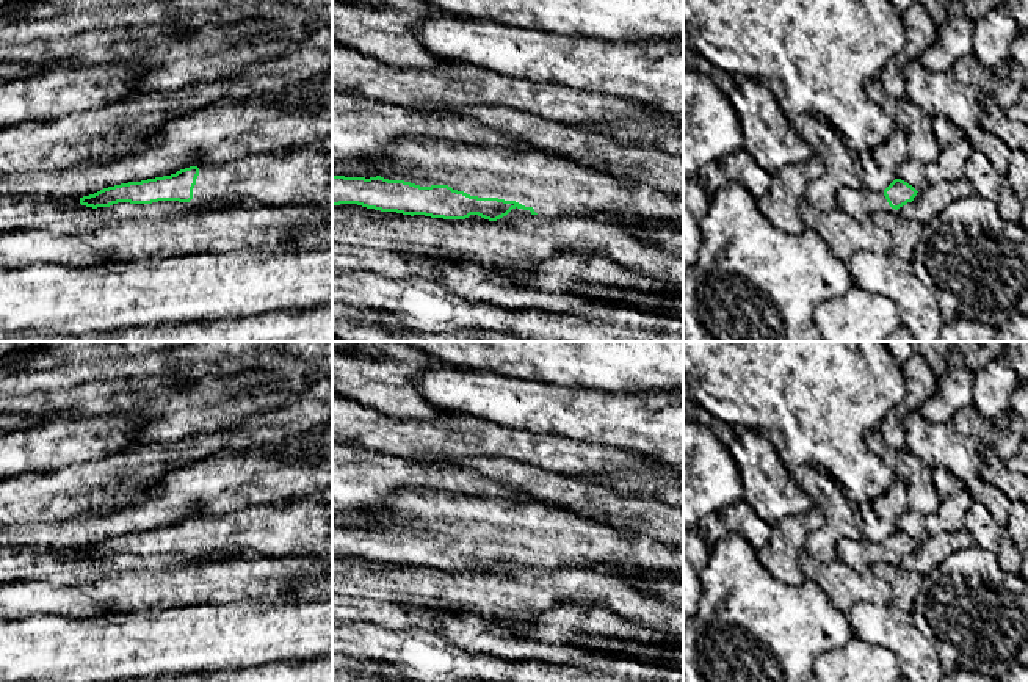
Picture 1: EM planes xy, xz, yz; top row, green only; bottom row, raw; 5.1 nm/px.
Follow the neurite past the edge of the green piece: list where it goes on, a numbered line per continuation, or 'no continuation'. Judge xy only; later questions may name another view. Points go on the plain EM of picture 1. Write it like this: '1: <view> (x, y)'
1: xy (301, 529)

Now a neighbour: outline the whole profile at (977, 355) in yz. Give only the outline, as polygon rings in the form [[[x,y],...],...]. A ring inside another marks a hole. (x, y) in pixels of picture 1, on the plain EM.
[[[953,342],[953,348],[965,357],[975,373],[989,361],[1004,357],[1008,353],[1006,342]]]

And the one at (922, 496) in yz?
[[[879,428],[867,431],[863,439],[867,447],[904,483],[910,510],[925,517],[939,511],[943,497],[932,481],[932,469],[920,459],[915,450],[889,447]]]

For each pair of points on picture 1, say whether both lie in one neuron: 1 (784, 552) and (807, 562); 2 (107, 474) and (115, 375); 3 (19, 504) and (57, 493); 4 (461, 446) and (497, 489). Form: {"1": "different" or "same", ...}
{"1": "different", "2": "different", "3": "same", "4": "different"}

